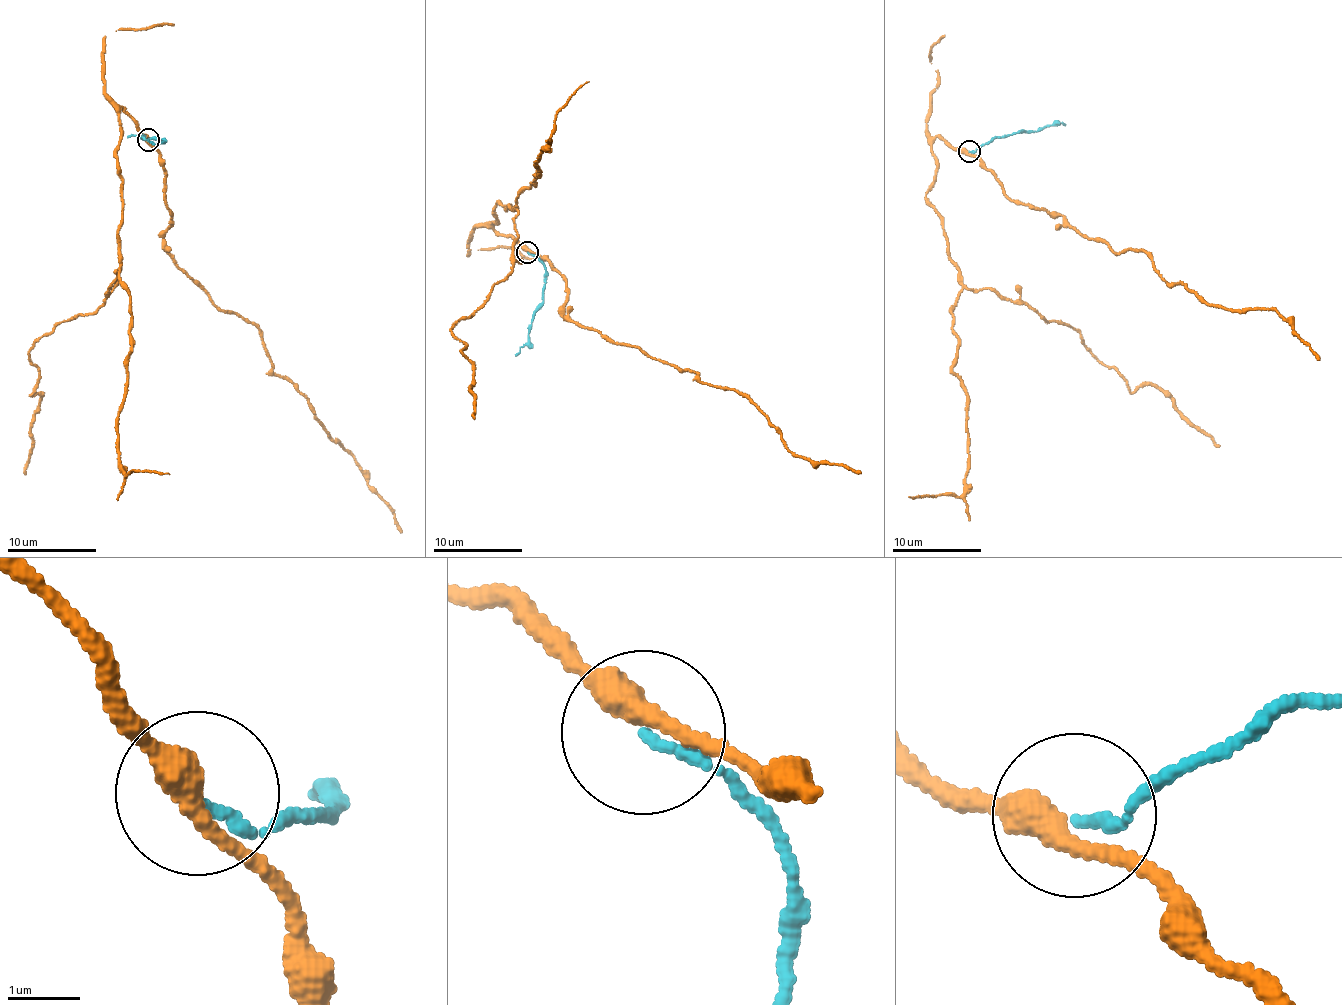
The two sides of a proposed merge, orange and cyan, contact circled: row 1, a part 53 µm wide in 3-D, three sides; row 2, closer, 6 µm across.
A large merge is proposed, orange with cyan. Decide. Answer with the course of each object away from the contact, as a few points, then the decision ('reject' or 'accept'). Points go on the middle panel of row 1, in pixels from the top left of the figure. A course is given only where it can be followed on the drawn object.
orange runs (528, 250), (562, 274), (567, 293), (564, 317), (752, 401), (794, 453), (812, 463), (827, 460), (860, 472); cyan runs (528, 253), (537, 256), (545, 269), (544, 302), (534, 314), (529, 340), (515, 355); reject

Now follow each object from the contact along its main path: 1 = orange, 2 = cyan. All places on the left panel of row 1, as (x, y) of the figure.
1: (149, 140), (166, 175), (165, 245), (221, 311), (254, 324), (272, 371), (291, 381), (349, 451), (401, 533)
2: (148, 140), (157, 144), (164, 142), (132, 134), (127, 138)

